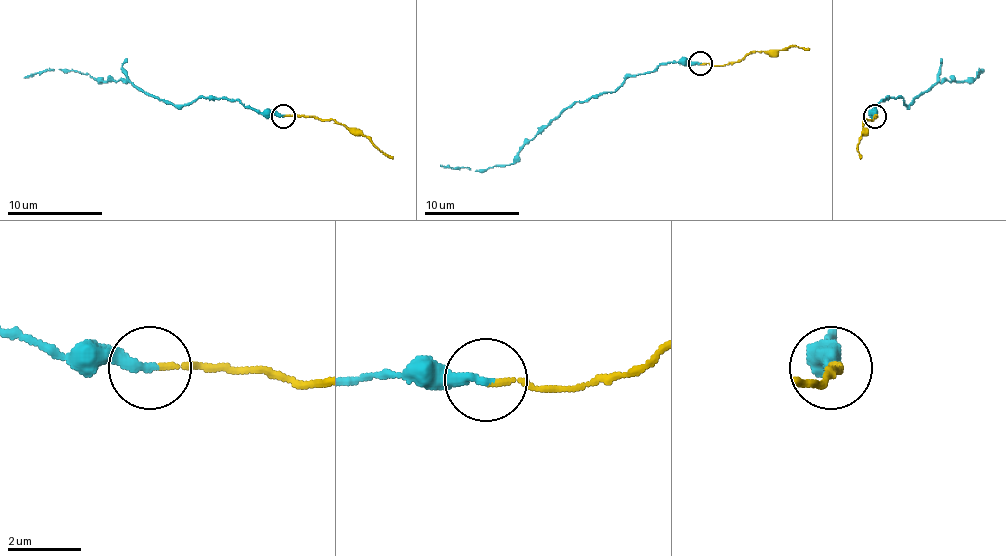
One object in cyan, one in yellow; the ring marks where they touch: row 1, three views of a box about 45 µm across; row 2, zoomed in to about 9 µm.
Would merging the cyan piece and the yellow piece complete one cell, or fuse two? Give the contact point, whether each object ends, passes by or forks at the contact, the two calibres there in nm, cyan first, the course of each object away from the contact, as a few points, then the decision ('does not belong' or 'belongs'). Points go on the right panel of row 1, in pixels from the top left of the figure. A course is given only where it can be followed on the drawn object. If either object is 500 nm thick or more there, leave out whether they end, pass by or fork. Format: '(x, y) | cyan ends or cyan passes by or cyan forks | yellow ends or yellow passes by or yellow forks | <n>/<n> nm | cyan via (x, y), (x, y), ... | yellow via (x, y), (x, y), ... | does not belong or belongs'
(875, 116) | cyan ends | yellow ends | 300/140 nm | cyan via (874, 116), (874, 109), (884, 100), (900, 97), (905, 104), (943, 80), (972, 80), (982, 68), (977, 78) | yellow via (876, 116), (862, 123), (857, 145), (860, 159) | belongs

